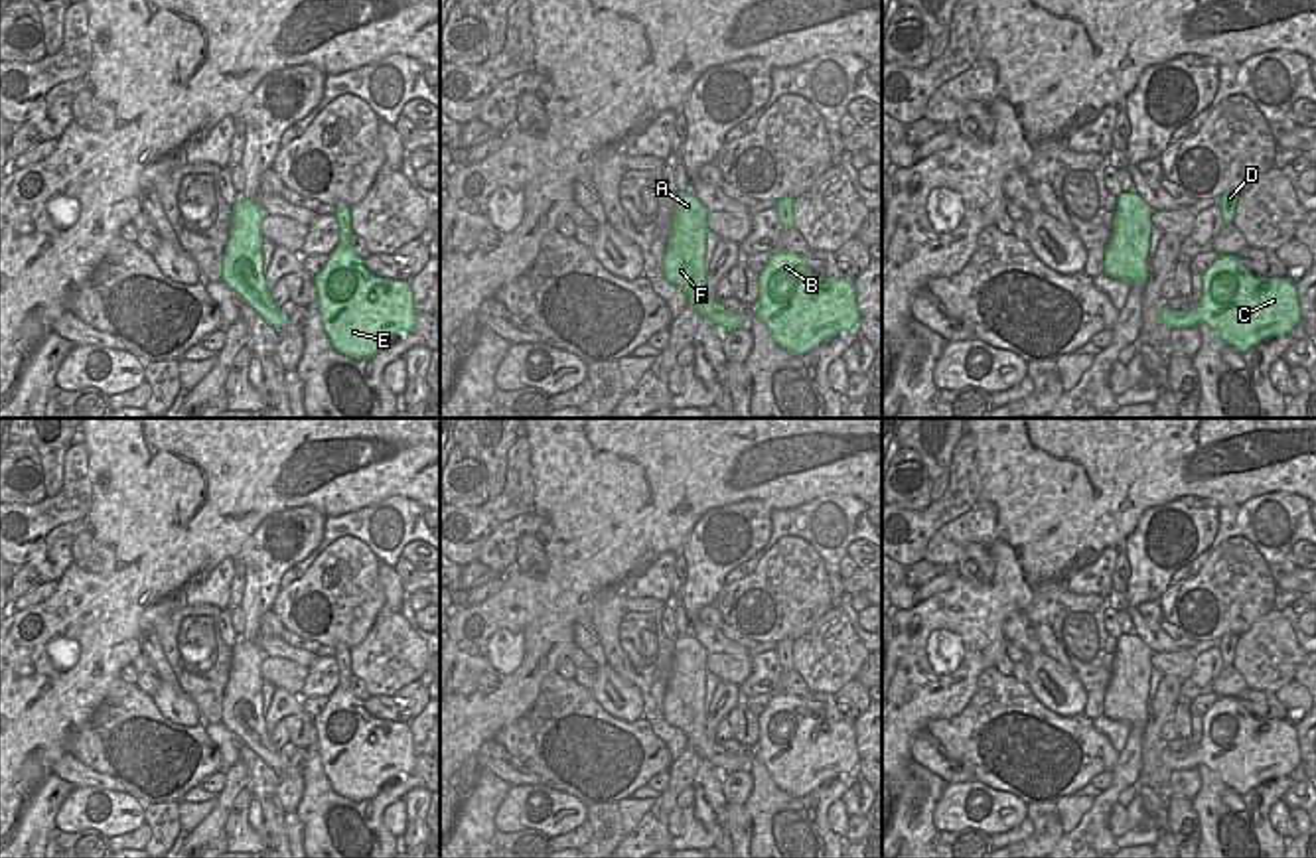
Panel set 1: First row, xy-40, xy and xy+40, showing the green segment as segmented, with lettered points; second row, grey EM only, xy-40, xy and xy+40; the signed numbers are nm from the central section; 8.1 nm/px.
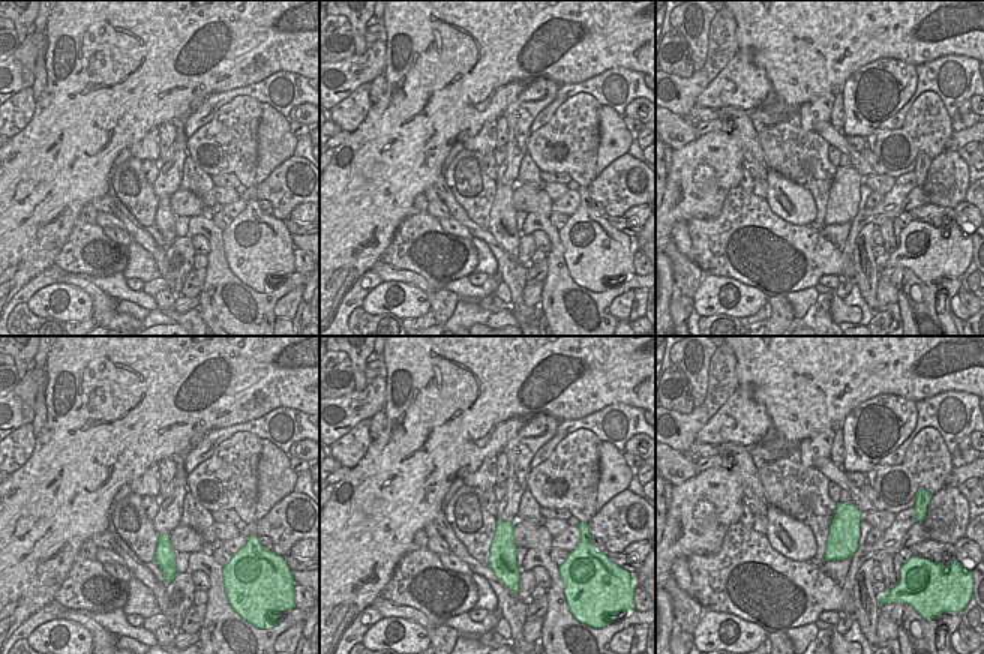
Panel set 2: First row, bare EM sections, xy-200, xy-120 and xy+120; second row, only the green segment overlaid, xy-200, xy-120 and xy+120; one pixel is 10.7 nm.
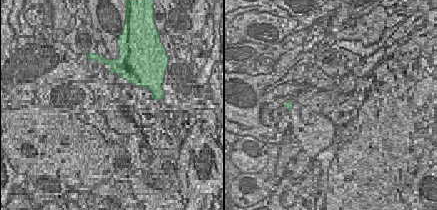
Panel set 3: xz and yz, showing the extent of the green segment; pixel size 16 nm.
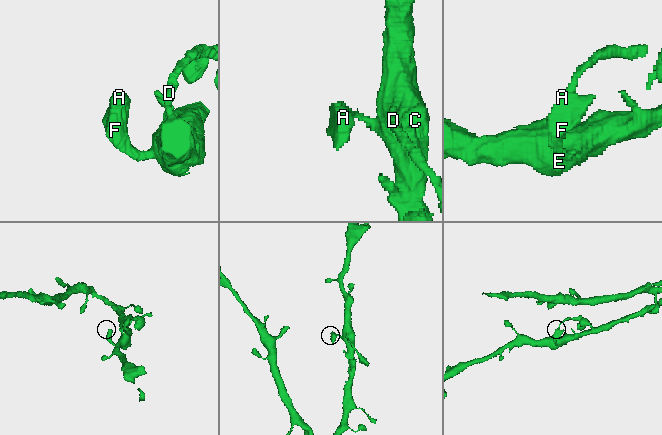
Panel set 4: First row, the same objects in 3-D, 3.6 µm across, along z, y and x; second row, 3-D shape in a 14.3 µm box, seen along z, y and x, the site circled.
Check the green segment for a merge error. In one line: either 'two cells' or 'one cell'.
one cell

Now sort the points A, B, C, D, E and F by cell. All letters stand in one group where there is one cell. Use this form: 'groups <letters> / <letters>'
groups A B C D E F

